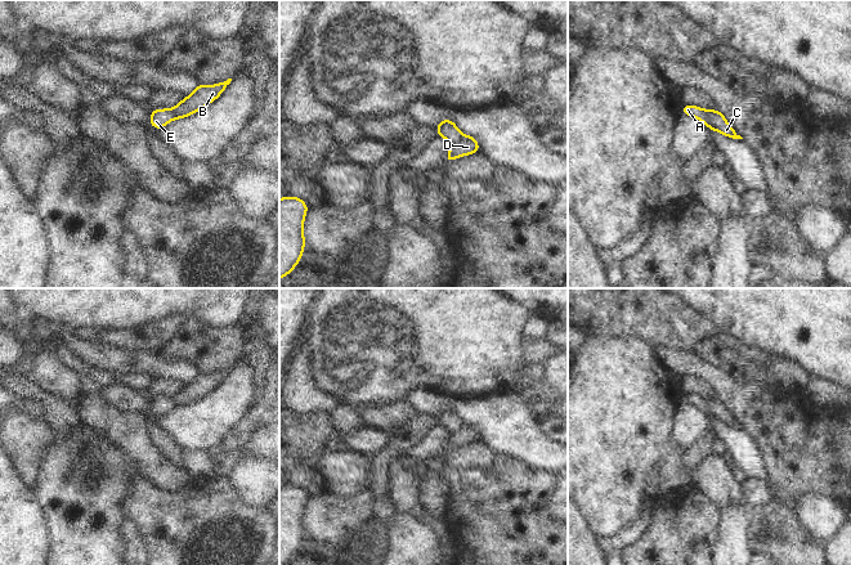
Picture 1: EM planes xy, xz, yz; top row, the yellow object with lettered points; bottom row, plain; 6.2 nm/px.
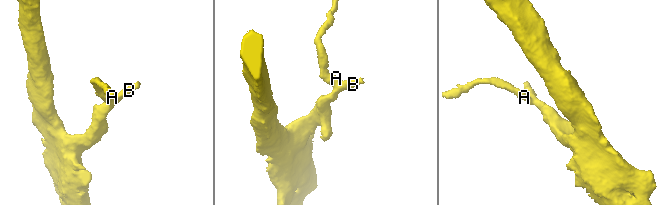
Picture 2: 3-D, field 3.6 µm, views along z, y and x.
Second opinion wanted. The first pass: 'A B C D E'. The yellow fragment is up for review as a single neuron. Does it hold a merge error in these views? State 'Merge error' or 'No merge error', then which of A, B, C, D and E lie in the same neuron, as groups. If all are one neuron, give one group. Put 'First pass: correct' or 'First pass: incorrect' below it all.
No merge error. Groups: A B C D E.
First pass: correct

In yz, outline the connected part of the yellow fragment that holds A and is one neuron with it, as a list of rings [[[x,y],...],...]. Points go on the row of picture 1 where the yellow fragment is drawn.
[[[691,104],[684,106],[681,113],[697,117],[699,121],[703,121],[711,130],[716,130],[733,139],[743,139],[731,129],[724,115],[718,111],[700,109],[697,106]]]

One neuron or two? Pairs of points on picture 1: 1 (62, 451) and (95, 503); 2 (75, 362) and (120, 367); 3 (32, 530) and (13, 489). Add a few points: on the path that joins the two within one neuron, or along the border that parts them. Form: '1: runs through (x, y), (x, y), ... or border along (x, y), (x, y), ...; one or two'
1: runs through (75, 462), (83, 490); one
2: border along (65, 344), (76, 355), (95, 367); two
3: runs through (22, 520), (13, 511), (13, 500); one

